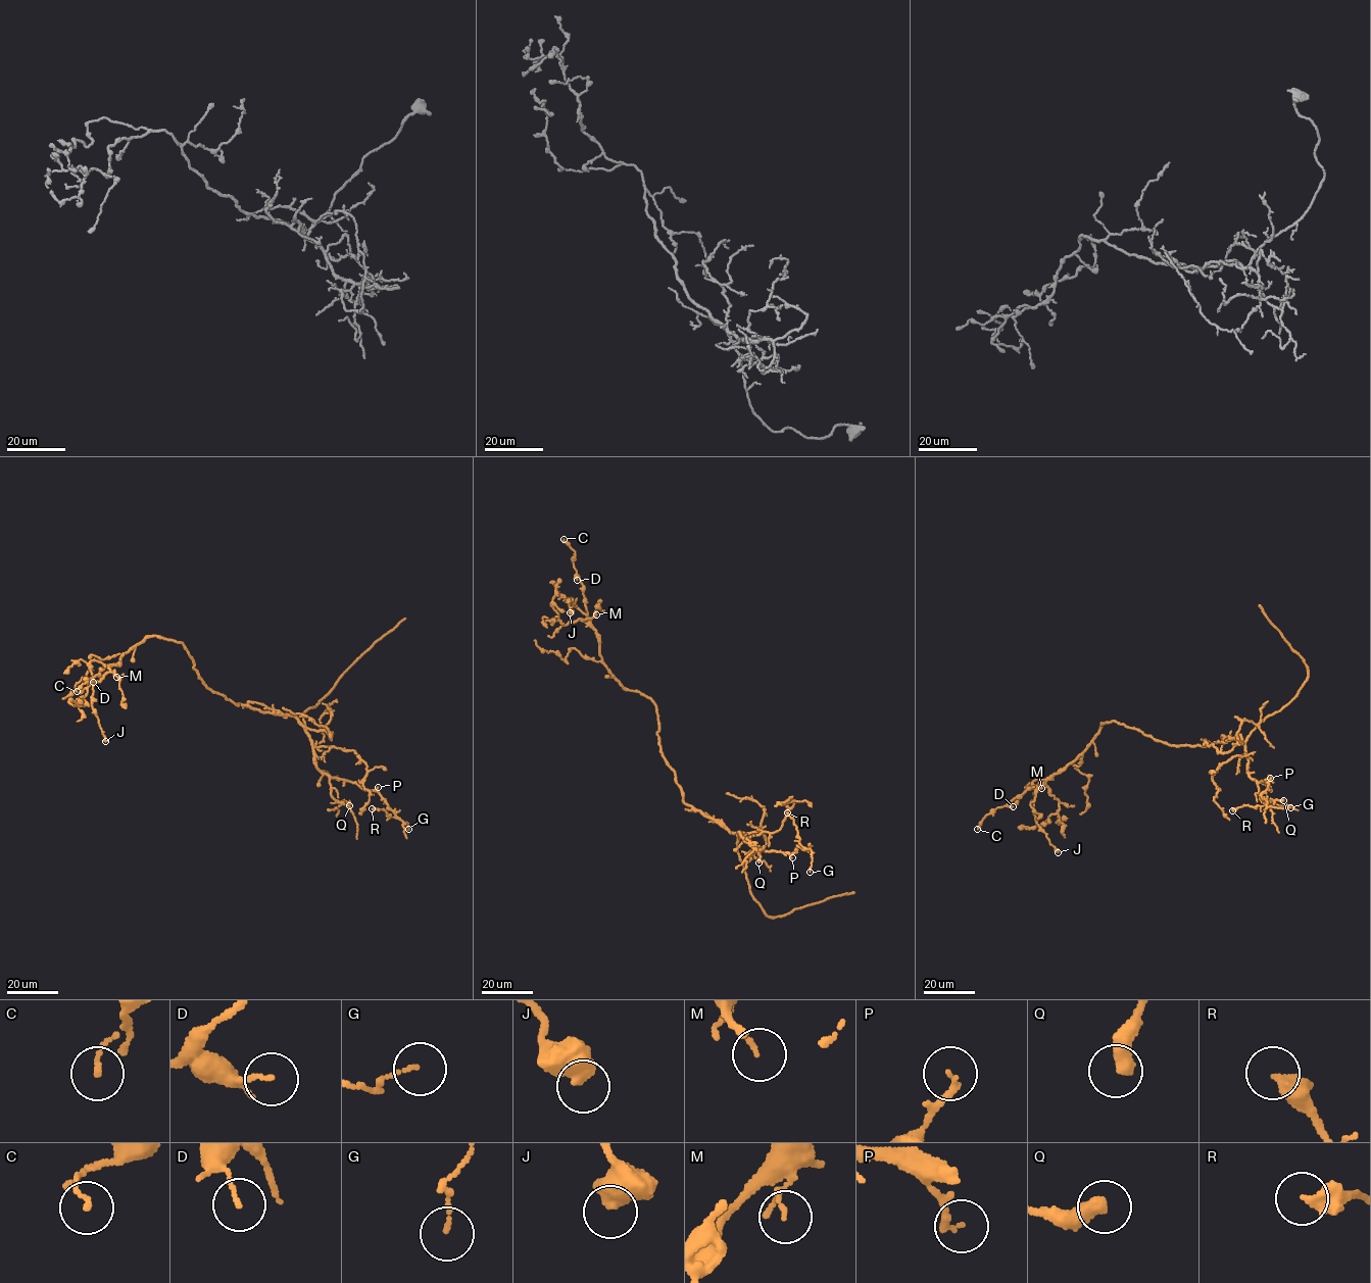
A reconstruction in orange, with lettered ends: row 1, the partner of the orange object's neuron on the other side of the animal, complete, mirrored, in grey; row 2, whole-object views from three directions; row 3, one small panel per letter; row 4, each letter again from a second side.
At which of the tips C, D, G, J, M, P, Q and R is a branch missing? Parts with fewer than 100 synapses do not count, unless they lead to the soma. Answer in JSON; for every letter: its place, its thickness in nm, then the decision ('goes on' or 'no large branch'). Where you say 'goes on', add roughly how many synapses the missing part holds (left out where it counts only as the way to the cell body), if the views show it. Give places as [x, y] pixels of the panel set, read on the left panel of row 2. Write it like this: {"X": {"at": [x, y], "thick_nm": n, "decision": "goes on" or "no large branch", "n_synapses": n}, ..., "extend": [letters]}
{"C": {"at": [77, 691], "thick_nm": 110, "decision": "no large branch"}, "D": {"at": [93, 682], "thick_nm": 100, "decision": "no large branch"}, "G": {"at": [408, 829], "thick_nm": 100, "decision": "no large branch"}, "J": {"at": [105, 741], "thick_nm": 650, "decision": "no large branch"}, "M": {"at": [116, 677], "thick_nm": 90, "decision": "no large branch"}, "P": {"at": [378, 787], "thick_nm": 140, "decision": "no large branch"}, "Q": {"at": [349, 805], "thick_nm": 440, "decision": "no large branch"}, "R": {"at": [372, 808], "thick_nm": 400, "decision": "no large branch"}, "extend": []}

